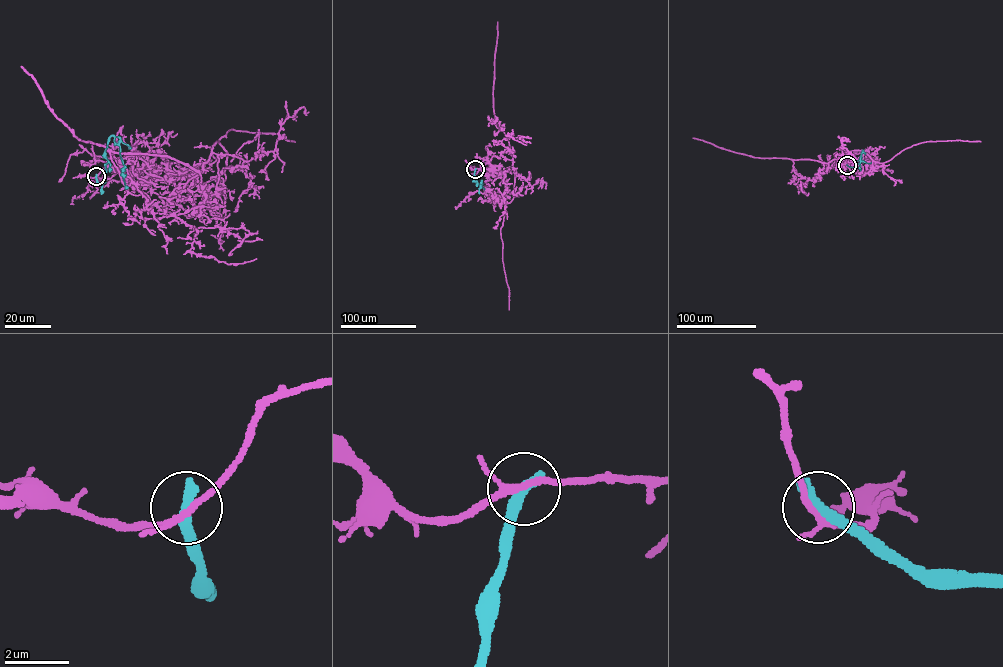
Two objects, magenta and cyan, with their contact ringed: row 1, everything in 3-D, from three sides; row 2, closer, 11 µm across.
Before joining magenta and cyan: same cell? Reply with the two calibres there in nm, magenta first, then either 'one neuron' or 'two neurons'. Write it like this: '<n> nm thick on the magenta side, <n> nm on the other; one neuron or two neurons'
170 nm thick on the magenta side, 400 nm on the other; two neurons

